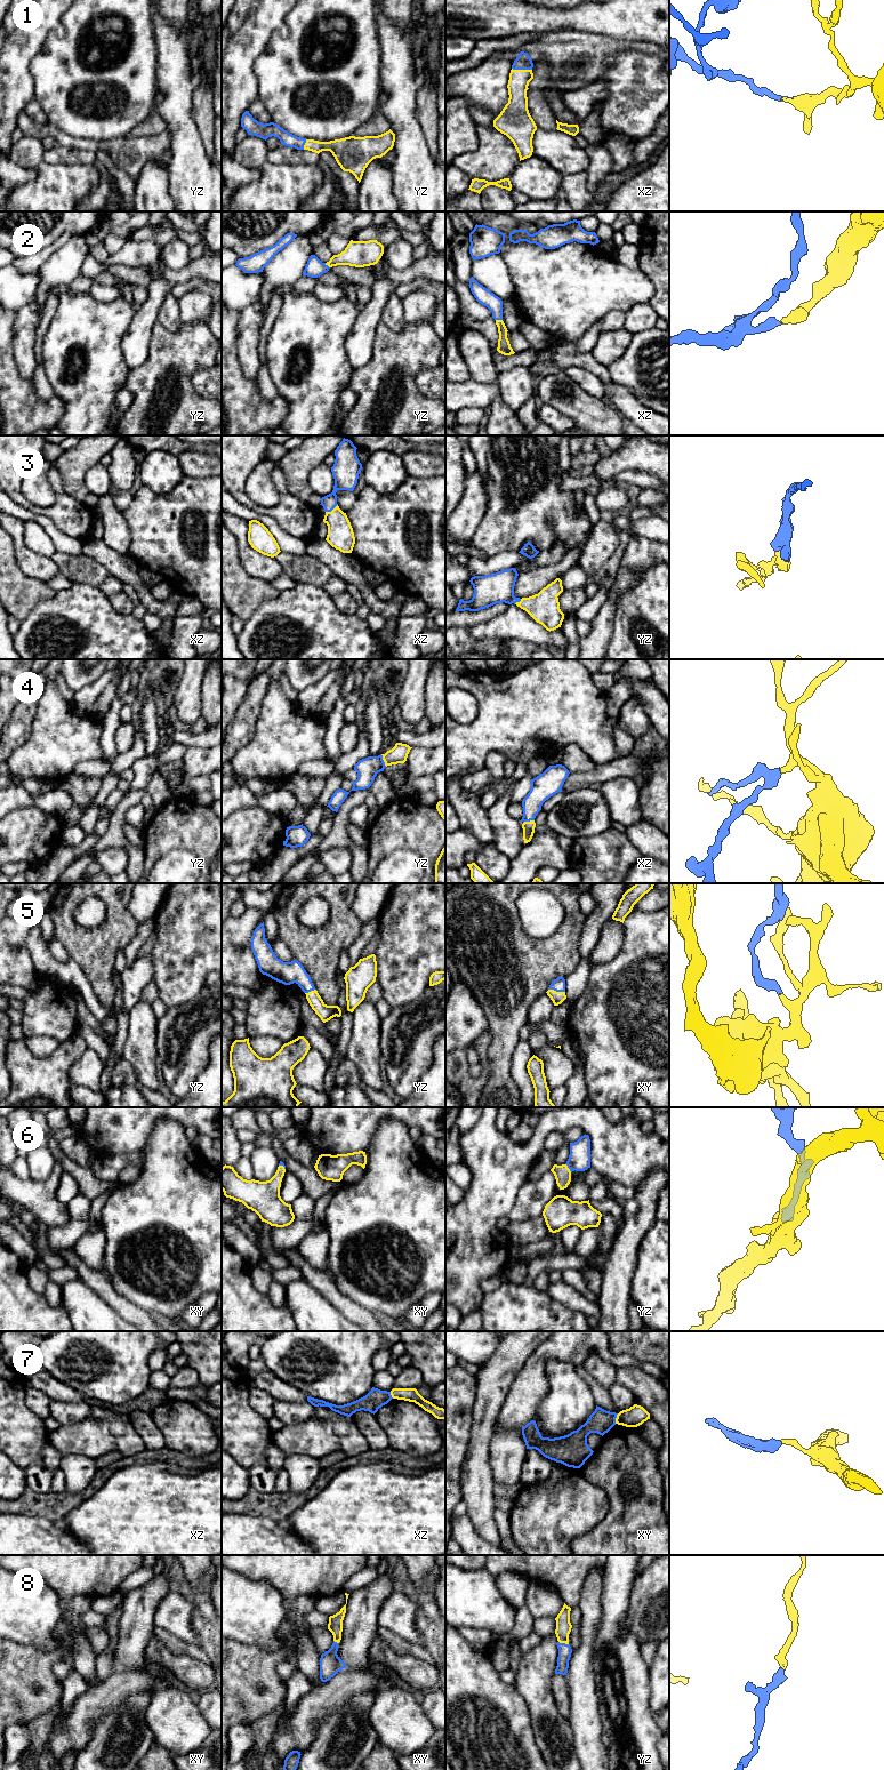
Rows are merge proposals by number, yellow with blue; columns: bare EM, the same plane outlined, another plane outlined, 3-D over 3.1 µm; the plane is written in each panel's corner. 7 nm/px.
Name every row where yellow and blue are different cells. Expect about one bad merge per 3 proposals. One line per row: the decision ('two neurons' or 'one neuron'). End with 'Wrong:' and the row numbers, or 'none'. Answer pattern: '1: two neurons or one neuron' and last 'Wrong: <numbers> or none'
1: one neuron
2: one neuron
3: one neuron
4: one neuron
5: one neuron
6: one neuron
7: two neurons
8: one neuron
Wrong: 7

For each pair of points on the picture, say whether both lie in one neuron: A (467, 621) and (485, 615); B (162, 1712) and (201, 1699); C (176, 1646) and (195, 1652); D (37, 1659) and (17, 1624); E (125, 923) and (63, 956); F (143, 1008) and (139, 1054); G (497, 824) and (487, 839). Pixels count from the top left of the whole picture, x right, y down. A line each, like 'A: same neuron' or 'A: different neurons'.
A: same neuron
B: different neurons
C: same neuron
D: different neurons
E: different neurons
F: same neuron
G: different neurons

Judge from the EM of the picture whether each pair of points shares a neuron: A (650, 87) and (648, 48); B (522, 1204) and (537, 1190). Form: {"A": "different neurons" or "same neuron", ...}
{"A": "different neurons", "B": "same neuron"}

